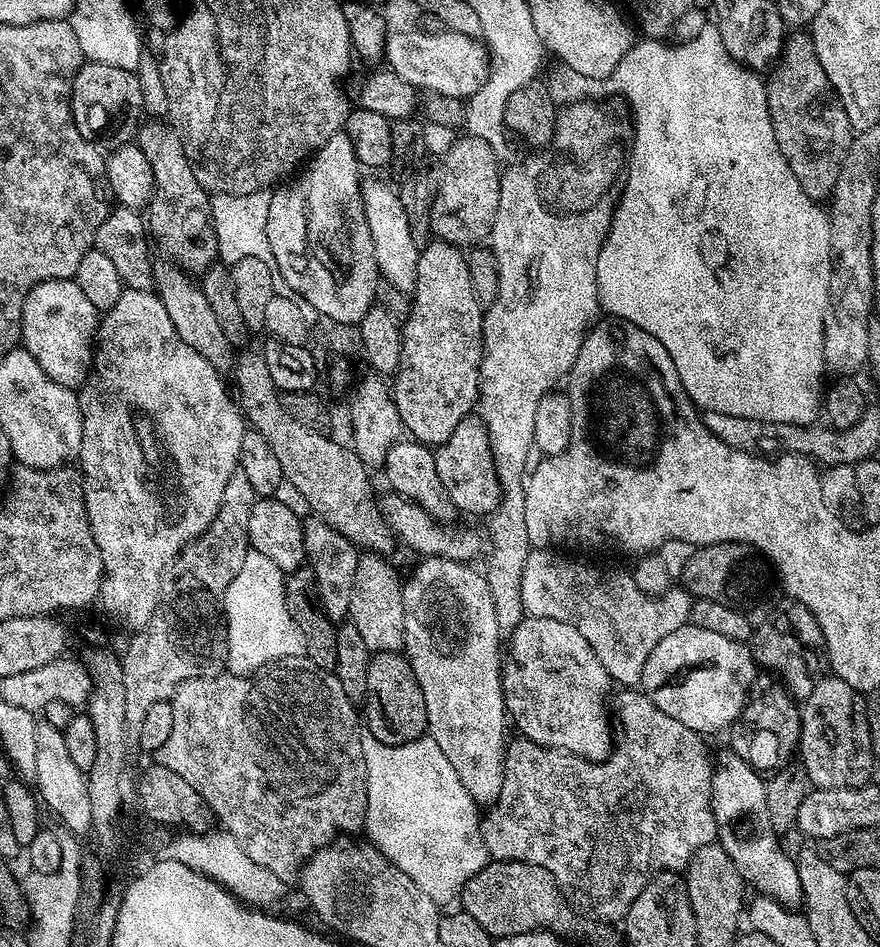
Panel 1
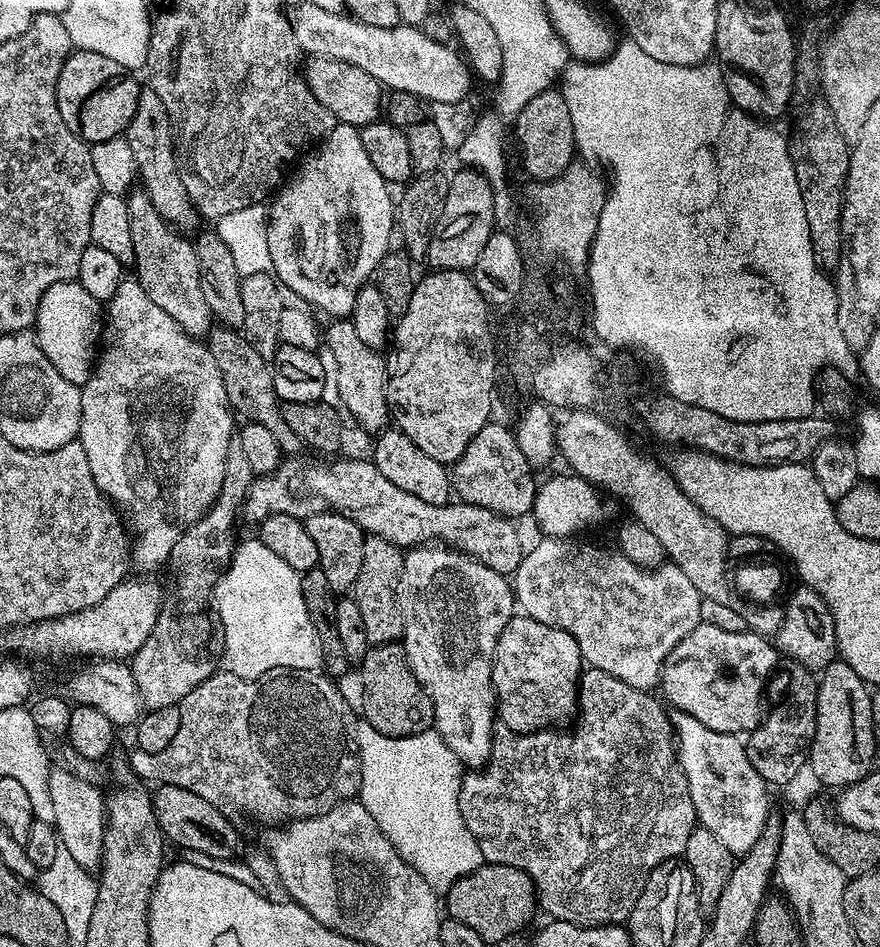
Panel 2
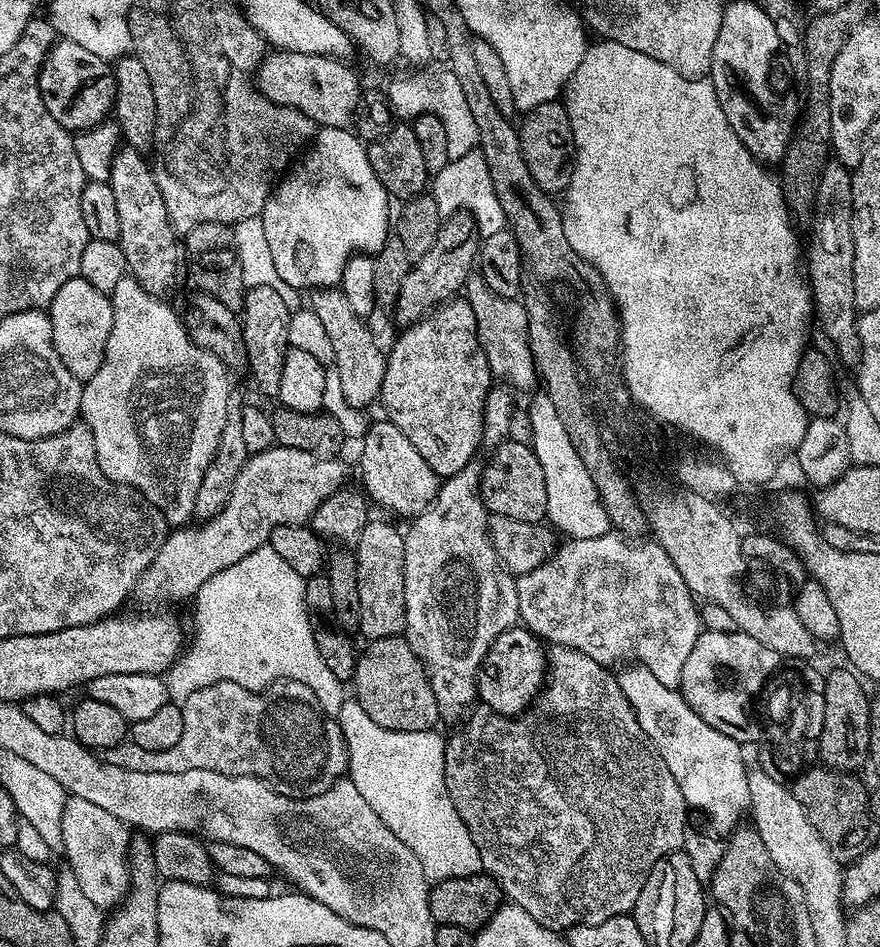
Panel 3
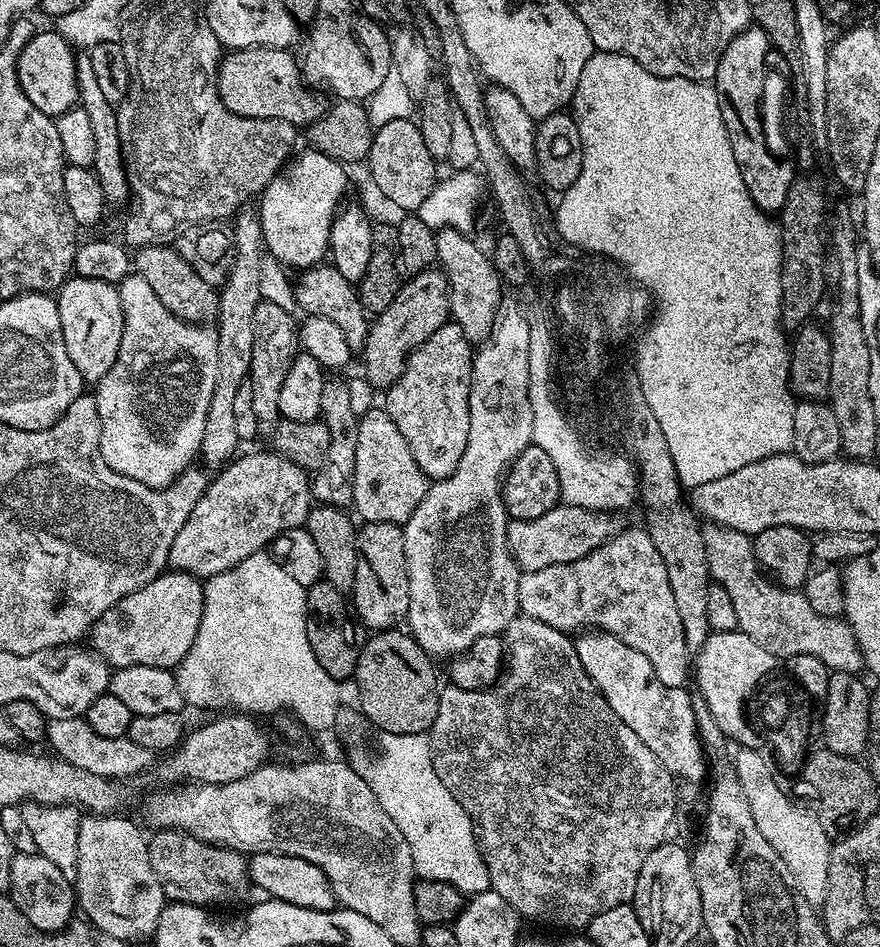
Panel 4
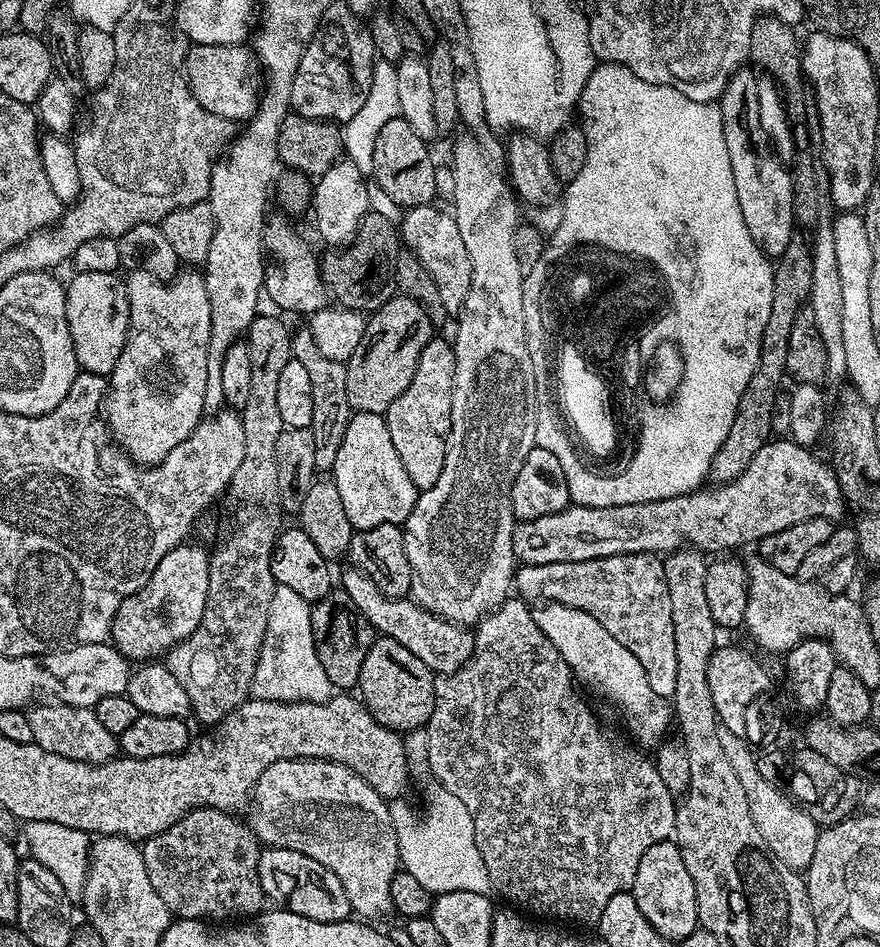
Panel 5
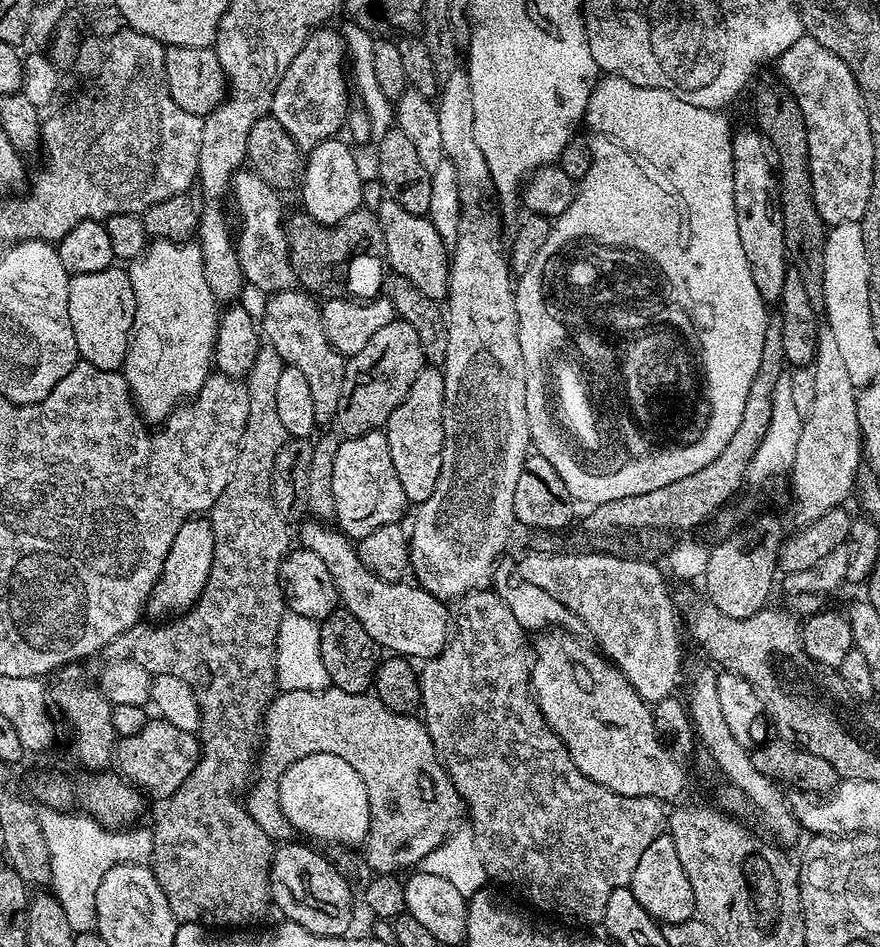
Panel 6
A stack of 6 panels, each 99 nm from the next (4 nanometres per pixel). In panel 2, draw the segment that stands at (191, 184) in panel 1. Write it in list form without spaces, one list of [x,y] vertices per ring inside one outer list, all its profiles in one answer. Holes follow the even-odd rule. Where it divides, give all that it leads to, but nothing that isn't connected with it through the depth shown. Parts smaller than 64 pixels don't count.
[[[150,86],[143,87],[139,94],[138,107],[125,132],[125,140],[133,151],[137,175],[143,184],[154,208],[162,213],[169,224],[183,231],[194,228],[200,222],[200,215],[194,207],[192,199],[186,194],[176,159],[172,121],[166,113],[162,98]]]

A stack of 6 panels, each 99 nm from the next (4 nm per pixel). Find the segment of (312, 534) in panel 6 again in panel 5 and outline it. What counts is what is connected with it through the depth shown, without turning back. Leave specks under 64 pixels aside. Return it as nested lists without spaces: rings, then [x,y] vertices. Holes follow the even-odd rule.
[[[348,566],[341,576],[339,573],[338,584],[346,594],[350,594],[350,602],[358,606],[372,629],[379,635],[394,638],[394,642],[402,642],[406,650],[411,650],[416,657],[422,658],[422,662],[426,662],[432,673],[450,676],[472,659],[476,639],[467,627],[433,616],[411,598],[382,594],[374,582],[370,582],[370,578],[366,578],[366,574],[362,574],[355,566]]]

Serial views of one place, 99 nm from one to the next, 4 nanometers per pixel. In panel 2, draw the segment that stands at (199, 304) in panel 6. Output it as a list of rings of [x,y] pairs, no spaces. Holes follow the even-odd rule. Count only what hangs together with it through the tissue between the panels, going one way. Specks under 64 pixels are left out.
[[[125,278],[121,280],[114,298],[107,301],[106,304],[106,323],[102,328],[102,351],[93,367],[92,376],[80,388],[80,397],[82,398],[82,418],[80,419],[80,435],[78,437],[82,450],[86,450],[86,459],[90,462],[90,474],[94,474],[94,482],[104,484],[102,494],[109,500],[115,502],[125,513],[130,512],[133,516],[134,528],[144,528],[144,544],[134,544],[134,564],[141,568],[141,573],[152,574],[159,564],[163,565],[168,559],[168,555],[174,550],[174,542],[186,534],[186,530],[198,518],[202,518],[208,512],[208,507],[218,498],[218,490],[222,490],[222,478],[226,470],[226,458],[230,450],[230,442],[234,438],[234,421],[233,411],[228,405],[226,398],[226,386],[222,386],[222,374],[218,374],[218,366],[210,354],[207,343],[201,342],[195,336],[187,336],[170,318],[170,314],[165,314],[156,303],[149,298],[146,290],[135,278]],[[108,428],[108,444],[100,444],[100,432]],[[160,532],[160,540],[164,540],[164,532],[168,532],[168,548],[160,544],[160,552],[156,552],[156,544],[152,544],[152,536]]]

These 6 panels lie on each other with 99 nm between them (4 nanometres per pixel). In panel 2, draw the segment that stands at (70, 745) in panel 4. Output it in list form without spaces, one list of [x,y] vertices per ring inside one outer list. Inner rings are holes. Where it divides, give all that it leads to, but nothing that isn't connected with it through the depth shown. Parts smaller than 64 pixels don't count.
[[[275,668],[261,676],[259,680],[247,680],[241,676],[234,675],[227,670],[217,670],[206,682],[194,686],[186,698],[179,702],[180,717],[182,722],[178,726],[178,735],[174,742],[166,746],[166,750],[158,750],[158,754],[146,754],[145,752],[133,751],[130,763],[133,772],[139,780],[147,782],[152,786],[161,784],[173,784],[182,786],[202,798],[206,798],[212,804],[225,806],[229,804],[256,820],[261,820],[267,826],[280,826],[285,822],[293,820],[305,820],[311,816],[321,816],[326,810],[338,806],[344,800],[359,797],[360,794],[360,758],[353,741],[350,739],[350,725],[352,720],[352,708],[348,700],[336,689],[337,681],[329,678],[323,671],[311,672],[310,670],[294,670],[293,668]]]

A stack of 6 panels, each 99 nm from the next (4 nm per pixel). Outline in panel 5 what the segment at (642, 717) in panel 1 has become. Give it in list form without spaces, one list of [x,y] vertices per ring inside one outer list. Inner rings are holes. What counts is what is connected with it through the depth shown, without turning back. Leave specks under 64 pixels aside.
[[[509,598],[504,601],[500,607],[495,608],[488,613],[483,620],[479,621],[474,628],[474,637],[476,639],[476,649],[466,666],[462,666],[457,672],[450,676],[440,676],[436,682],[436,705],[434,706],[434,714],[430,714],[430,722],[426,726],[428,734],[428,767],[427,771],[431,773],[434,779],[447,790],[450,794],[454,794],[454,798],[459,798],[466,806],[466,810],[470,810],[470,818],[474,822],[474,842],[478,842],[478,854],[482,854],[482,862],[486,862],[486,870],[490,874],[490,882],[495,891],[500,891],[506,899],[509,900],[509,905],[519,907],[525,913],[531,914],[536,918],[548,918],[544,916],[552,915],[556,922],[564,922],[560,920],[569,920],[572,924],[592,924],[592,926],[599,925],[602,918],[602,910],[606,910],[606,902],[610,902],[610,898],[614,898],[614,894],[619,892],[627,892],[632,887],[634,878],[638,874],[638,862],[642,862],[642,854],[646,854],[646,850],[650,850],[650,846],[654,846],[663,840],[672,840],[676,830],[676,806],[677,801],[666,788],[665,783],[662,782],[661,775],[658,774],[655,763],[651,759],[648,760],[635,747],[627,748],[624,744],[612,744],[612,740],[606,733],[600,729],[600,724],[596,721],[594,713],[588,709],[588,704],[582,697],[576,693],[577,685],[574,683],[572,675],[572,668],[562,658],[562,654],[558,654],[558,650],[554,646],[554,642],[550,642],[550,638],[546,638],[546,634],[542,634],[542,630],[538,630],[538,626],[532,620],[533,609],[529,607],[523,599]]]

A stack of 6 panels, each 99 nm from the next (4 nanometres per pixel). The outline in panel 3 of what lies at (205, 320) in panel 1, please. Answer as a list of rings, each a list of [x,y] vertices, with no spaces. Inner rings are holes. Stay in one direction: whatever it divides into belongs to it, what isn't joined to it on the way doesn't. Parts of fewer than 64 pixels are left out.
[[[117,148],[107,183],[110,190],[114,190],[114,203],[118,206],[118,243],[122,254],[126,254],[129,273],[150,295],[168,298],[171,292],[183,286],[184,280],[186,284],[188,251],[168,220],[161,191],[144,156],[145,153],[138,148]]]

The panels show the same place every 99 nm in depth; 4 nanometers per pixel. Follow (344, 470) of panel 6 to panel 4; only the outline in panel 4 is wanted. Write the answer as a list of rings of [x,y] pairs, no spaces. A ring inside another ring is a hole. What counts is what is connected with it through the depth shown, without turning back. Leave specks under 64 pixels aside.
[[[376,406],[365,416],[359,417],[357,426],[357,454],[354,457],[353,498],[351,507],[356,508],[355,515],[361,521],[390,522],[403,525],[414,514],[414,510],[428,493],[430,481],[426,474],[414,462],[402,430],[394,426],[390,414],[383,407]]]

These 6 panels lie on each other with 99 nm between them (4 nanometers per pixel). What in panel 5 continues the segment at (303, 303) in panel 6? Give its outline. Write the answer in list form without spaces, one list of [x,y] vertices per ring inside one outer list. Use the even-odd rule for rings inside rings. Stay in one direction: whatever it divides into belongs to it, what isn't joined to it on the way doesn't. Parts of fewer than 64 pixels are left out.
[[[307,328],[300,329],[292,338],[293,359],[302,363],[309,373],[310,384],[313,387],[313,417],[310,430],[314,434],[314,460],[318,472],[329,473],[338,456],[338,448],[345,438],[346,428],[349,425],[351,408],[347,397],[346,387],[347,365],[338,361],[323,357],[318,346],[314,343],[313,335]]]

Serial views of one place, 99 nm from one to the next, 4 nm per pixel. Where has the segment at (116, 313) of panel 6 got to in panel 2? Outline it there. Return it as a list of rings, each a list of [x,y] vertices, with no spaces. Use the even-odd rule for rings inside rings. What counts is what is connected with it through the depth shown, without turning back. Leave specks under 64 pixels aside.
[[[63,280],[50,286],[50,290],[42,294],[42,302],[38,302],[34,335],[42,354],[54,362],[54,370],[58,370],[66,382],[83,386],[91,378],[98,359],[98,345],[102,340],[101,301],[86,294],[86,290],[76,280]]]

